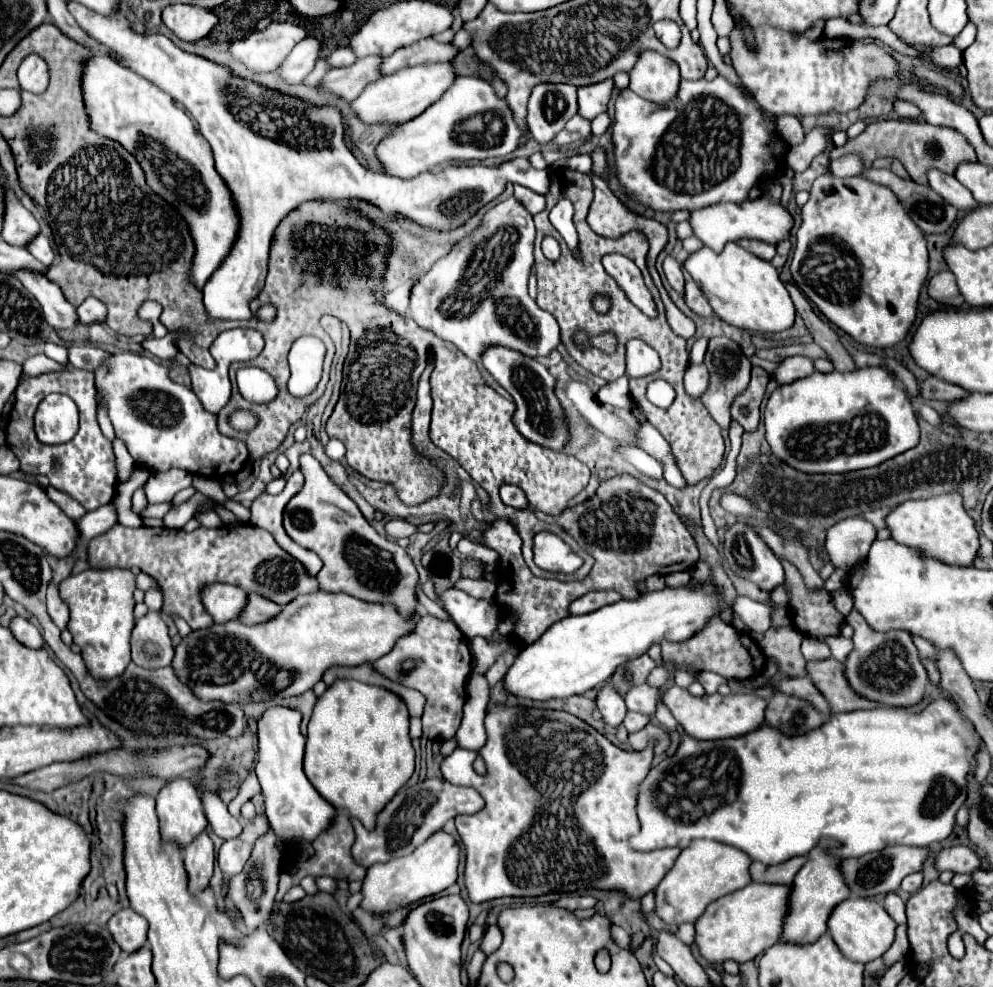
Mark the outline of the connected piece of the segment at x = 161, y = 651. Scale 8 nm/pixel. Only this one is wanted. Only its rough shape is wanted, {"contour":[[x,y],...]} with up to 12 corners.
{"contour":[[147,612],[131,634],[141,668],[171,664],[173,646],[159,612]]}

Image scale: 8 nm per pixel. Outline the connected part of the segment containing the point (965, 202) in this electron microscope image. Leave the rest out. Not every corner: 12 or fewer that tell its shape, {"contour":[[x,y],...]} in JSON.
{"contour":[[927,172],[929,186],[959,210],[975,208],[971,192],[951,174]]}

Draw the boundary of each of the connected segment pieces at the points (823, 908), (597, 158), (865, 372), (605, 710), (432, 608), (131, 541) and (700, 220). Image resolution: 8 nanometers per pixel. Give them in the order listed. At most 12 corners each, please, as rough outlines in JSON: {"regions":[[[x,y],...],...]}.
{"regions":[[[821,852],[797,872],[783,944],[813,944],[831,910],[849,898]],[[595,150],[593,174],[603,176],[607,168],[603,150]],[[887,368],[771,392],[765,440],[805,474],[877,466],[917,444]],[[609,682],[595,702],[605,724],[615,728],[627,712]],[[417,588],[417,600],[421,608],[425,608],[427,614],[451,620],[449,614],[445,612],[437,602],[421,592]],[[125,528],[89,542],[93,568],[137,566],[163,612],[214,623],[199,600],[227,582],[279,606],[319,590],[269,532]],[[763,196],[693,210],[689,224],[713,252],[741,238],[779,244],[793,218]]]}

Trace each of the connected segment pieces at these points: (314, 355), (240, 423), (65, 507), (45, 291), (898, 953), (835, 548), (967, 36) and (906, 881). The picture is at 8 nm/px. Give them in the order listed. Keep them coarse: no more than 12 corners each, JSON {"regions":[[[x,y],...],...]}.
{"regions":[[[303,336],[289,350],[293,396],[313,392],[321,378],[325,344]],[[233,412],[231,426],[249,430],[249,412]],[[47,488],[47,496],[69,516],[79,520],[85,508],[71,496]],[[33,272],[17,278],[37,298],[51,328],[73,330],[77,308],[57,284]],[[897,928],[893,946],[883,956],[885,968],[899,958],[907,958],[909,940],[907,928]],[[861,518],[827,528],[833,566],[851,568],[867,558],[875,528]],[[973,22],[953,40],[961,50],[969,48],[977,36]],[[923,874],[903,878],[901,890],[913,894],[921,888]]]}

